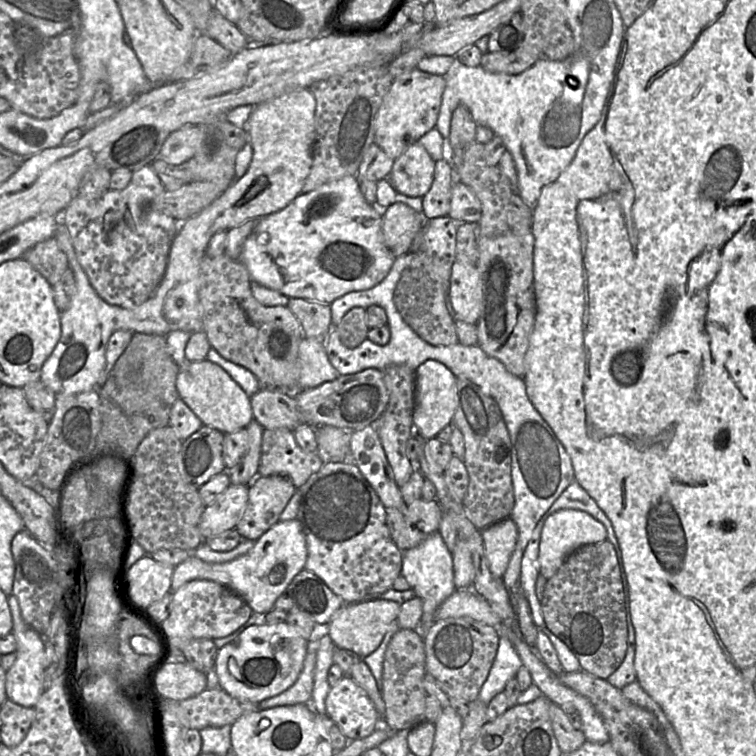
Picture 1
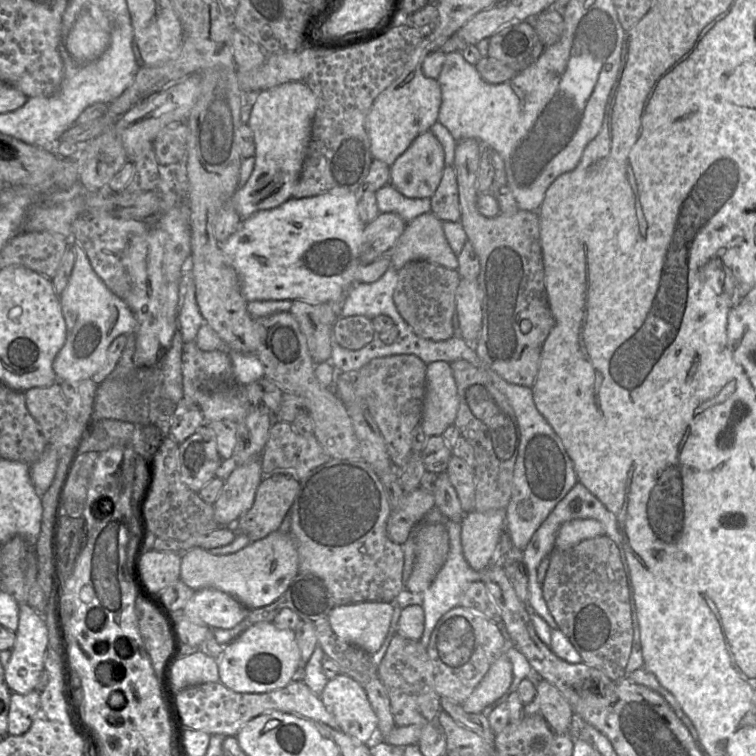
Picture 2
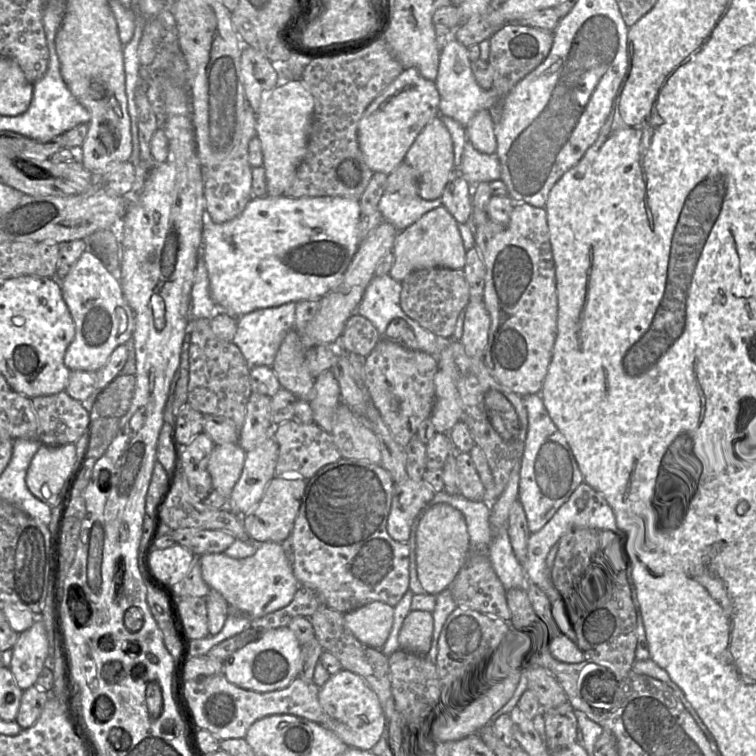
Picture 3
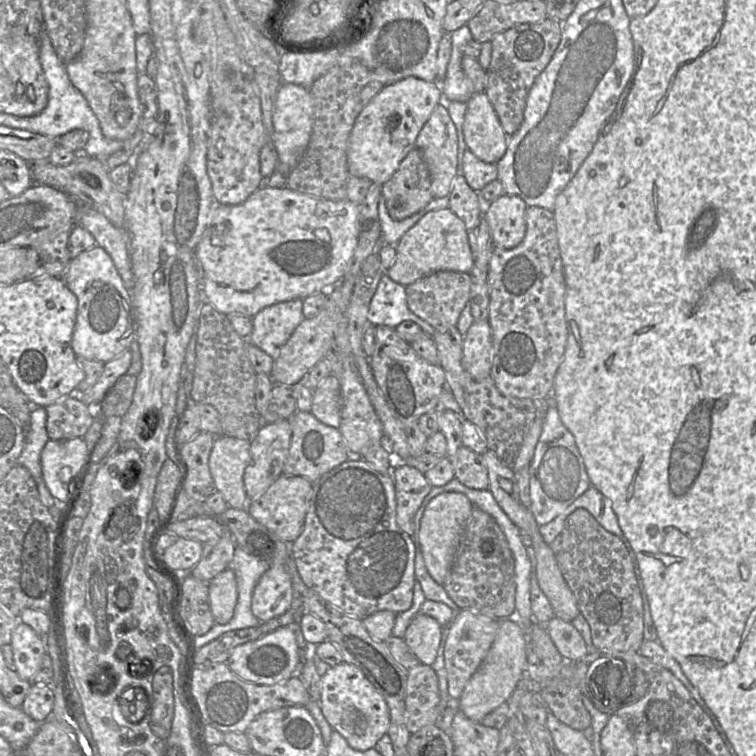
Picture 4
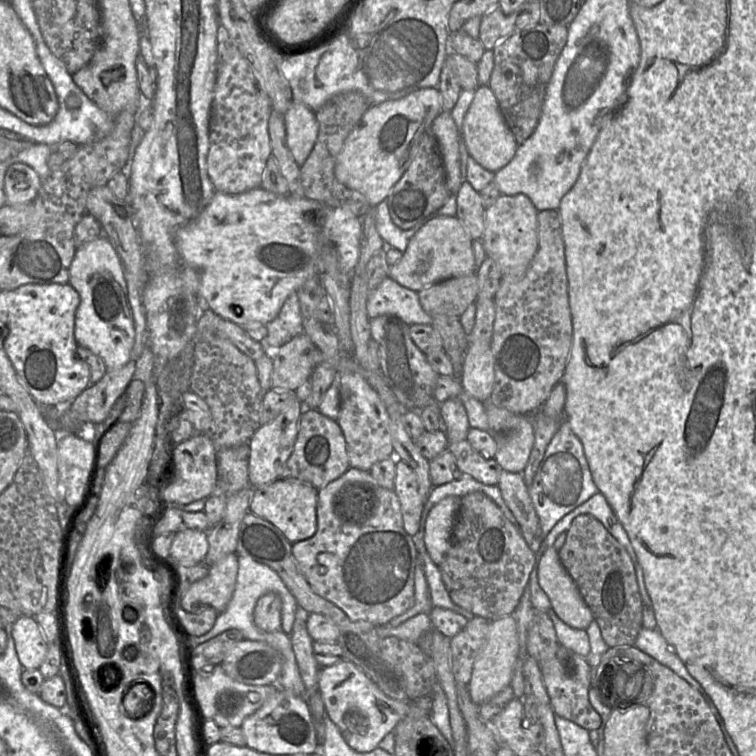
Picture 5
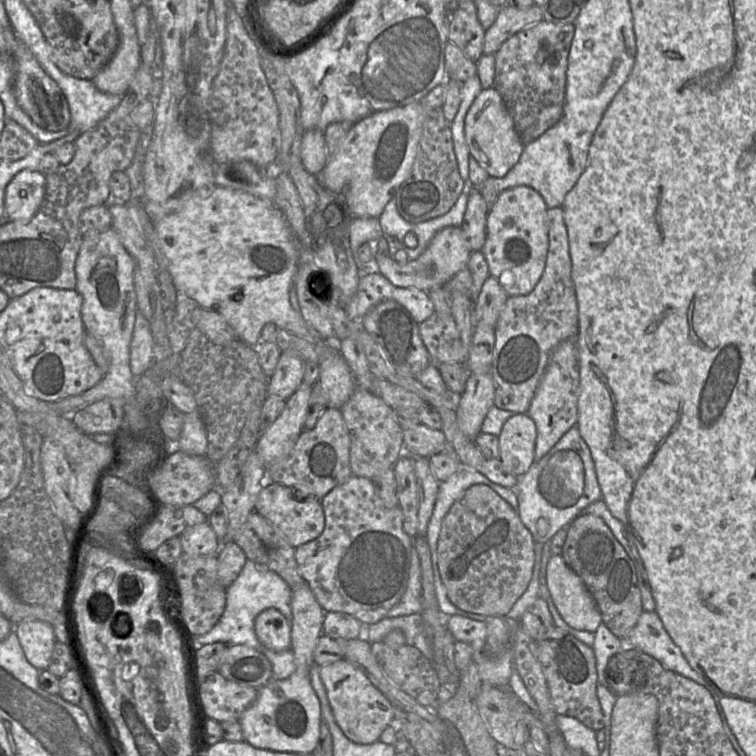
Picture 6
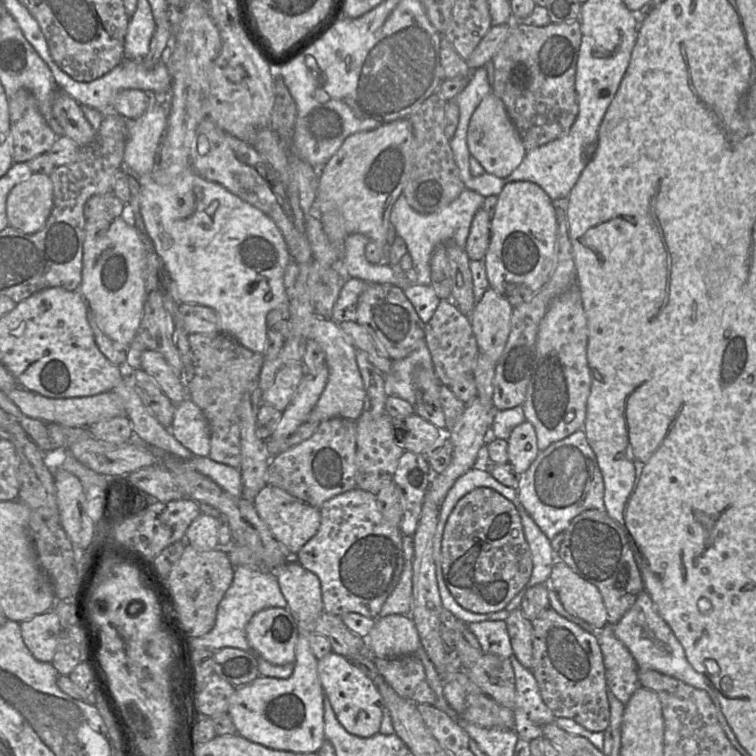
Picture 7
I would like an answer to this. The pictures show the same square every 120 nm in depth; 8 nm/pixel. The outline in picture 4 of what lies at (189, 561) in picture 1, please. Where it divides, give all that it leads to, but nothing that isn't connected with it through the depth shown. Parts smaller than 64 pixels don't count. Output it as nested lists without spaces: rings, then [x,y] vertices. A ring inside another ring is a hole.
[[[271,565],[254,587],[251,610],[260,622],[267,622],[288,611],[295,597],[286,566]]]

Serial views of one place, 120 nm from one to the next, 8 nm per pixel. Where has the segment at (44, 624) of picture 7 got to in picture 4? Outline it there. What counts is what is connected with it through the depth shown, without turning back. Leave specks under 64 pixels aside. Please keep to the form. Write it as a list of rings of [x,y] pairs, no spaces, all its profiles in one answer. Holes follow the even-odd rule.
[[[18,621],[12,632],[10,644],[14,670],[21,679],[32,681],[47,654],[44,638],[27,624]]]

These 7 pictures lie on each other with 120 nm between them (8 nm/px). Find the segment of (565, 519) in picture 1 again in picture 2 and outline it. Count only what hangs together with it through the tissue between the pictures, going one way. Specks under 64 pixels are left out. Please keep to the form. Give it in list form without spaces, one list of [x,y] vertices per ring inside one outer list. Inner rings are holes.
[[[574,519],[563,523],[555,538],[555,549],[569,548],[582,540],[604,534],[601,523],[595,519]]]

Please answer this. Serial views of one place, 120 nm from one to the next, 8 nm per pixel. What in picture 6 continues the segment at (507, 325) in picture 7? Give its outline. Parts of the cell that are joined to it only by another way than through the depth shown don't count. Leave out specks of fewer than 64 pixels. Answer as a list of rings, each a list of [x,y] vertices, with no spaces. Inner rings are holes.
[[[489,275],[475,304],[476,323],[484,322],[489,326],[496,326],[507,299],[508,295],[497,279]]]

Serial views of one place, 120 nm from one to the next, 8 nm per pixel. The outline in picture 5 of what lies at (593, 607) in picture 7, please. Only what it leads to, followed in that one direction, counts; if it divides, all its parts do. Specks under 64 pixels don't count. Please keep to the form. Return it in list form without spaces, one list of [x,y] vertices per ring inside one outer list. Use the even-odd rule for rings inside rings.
[[[553,546],[544,550],[538,564],[537,572],[540,587],[549,597],[551,608],[558,618],[572,628],[586,630],[594,620],[593,614],[583,600],[577,585],[562,565],[558,551]]]

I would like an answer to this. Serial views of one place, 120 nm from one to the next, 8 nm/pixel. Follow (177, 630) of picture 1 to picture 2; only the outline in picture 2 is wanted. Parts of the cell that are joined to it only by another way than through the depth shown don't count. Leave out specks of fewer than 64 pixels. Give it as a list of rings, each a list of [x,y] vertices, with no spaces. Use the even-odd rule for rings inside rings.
[[[203,588],[194,591],[181,612],[193,622],[211,629],[232,629],[248,616],[250,610],[230,594]]]

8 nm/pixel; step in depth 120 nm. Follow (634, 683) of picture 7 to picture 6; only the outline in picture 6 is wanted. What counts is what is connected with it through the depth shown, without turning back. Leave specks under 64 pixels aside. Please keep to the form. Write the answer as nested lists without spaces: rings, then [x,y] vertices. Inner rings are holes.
[[[601,622],[594,632],[595,640],[592,646],[598,674],[598,683],[607,685],[606,669],[609,659],[620,653],[626,645],[625,640],[615,636],[608,627]]]

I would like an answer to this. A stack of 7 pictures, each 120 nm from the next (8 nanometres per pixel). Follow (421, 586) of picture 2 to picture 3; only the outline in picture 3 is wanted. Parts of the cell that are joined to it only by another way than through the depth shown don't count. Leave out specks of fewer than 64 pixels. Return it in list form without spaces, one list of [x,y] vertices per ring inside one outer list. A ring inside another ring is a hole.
[[[436,504],[422,513],[416,528],[416,561],[418,579],[429,595],[450,588],[470,556],[470,537],[463,514],[448,504]]]

